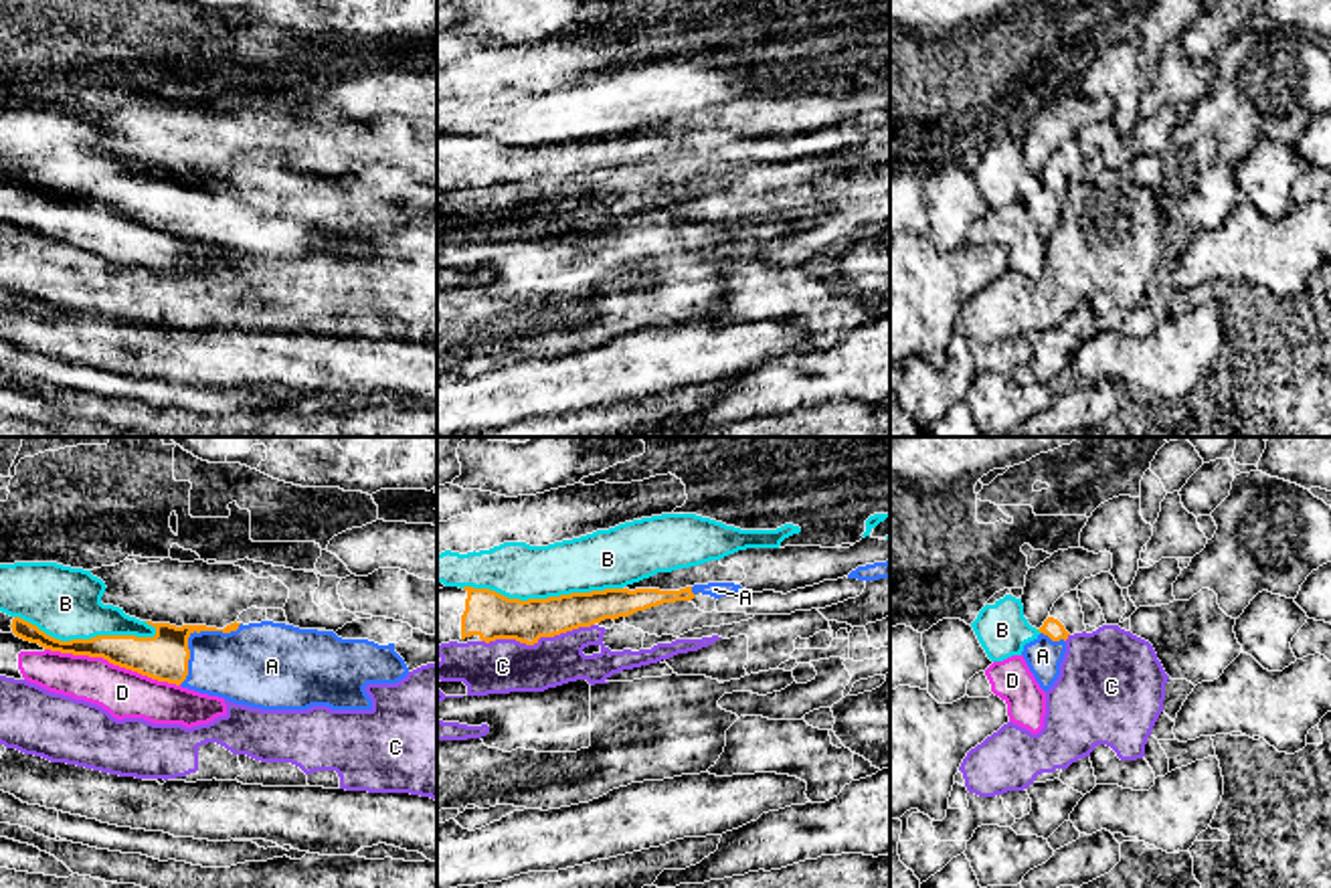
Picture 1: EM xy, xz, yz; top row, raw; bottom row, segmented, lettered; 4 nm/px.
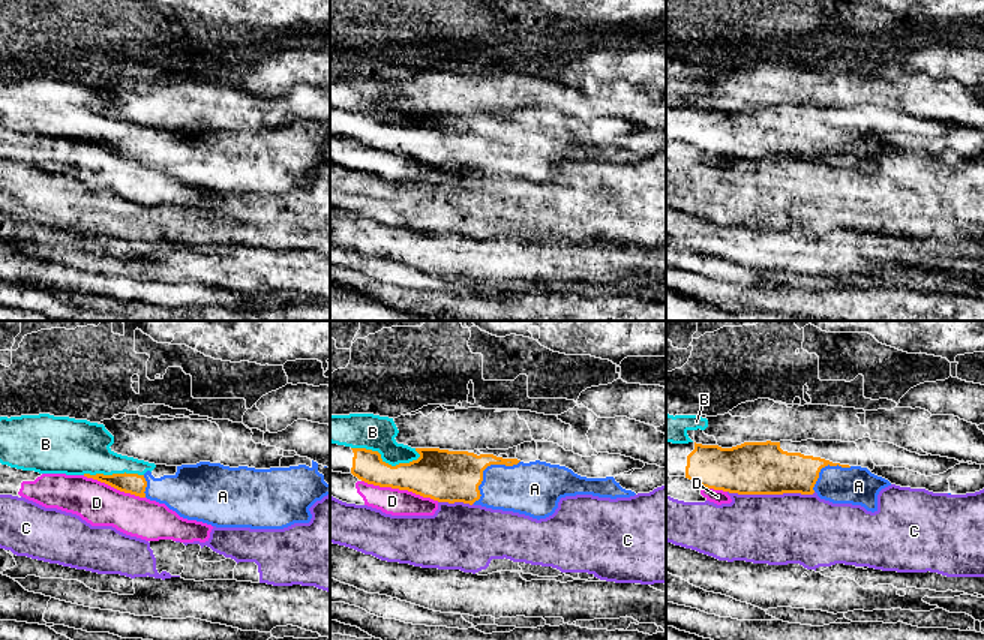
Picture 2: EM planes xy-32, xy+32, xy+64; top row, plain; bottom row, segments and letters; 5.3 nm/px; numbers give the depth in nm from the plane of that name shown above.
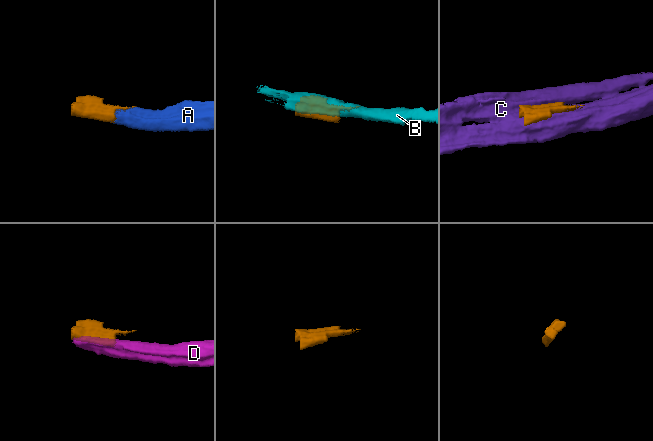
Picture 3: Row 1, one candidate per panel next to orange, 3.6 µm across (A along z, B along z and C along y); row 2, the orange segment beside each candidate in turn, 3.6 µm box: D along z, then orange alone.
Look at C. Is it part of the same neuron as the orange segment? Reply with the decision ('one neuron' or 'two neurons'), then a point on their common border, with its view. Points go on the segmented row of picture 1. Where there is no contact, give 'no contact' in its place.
two neurons; meets orange in xz at (537, 640)

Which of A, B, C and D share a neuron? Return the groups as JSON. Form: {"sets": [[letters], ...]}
{"sets": [["A"], ["B"], ["C"], ["D"]]}

